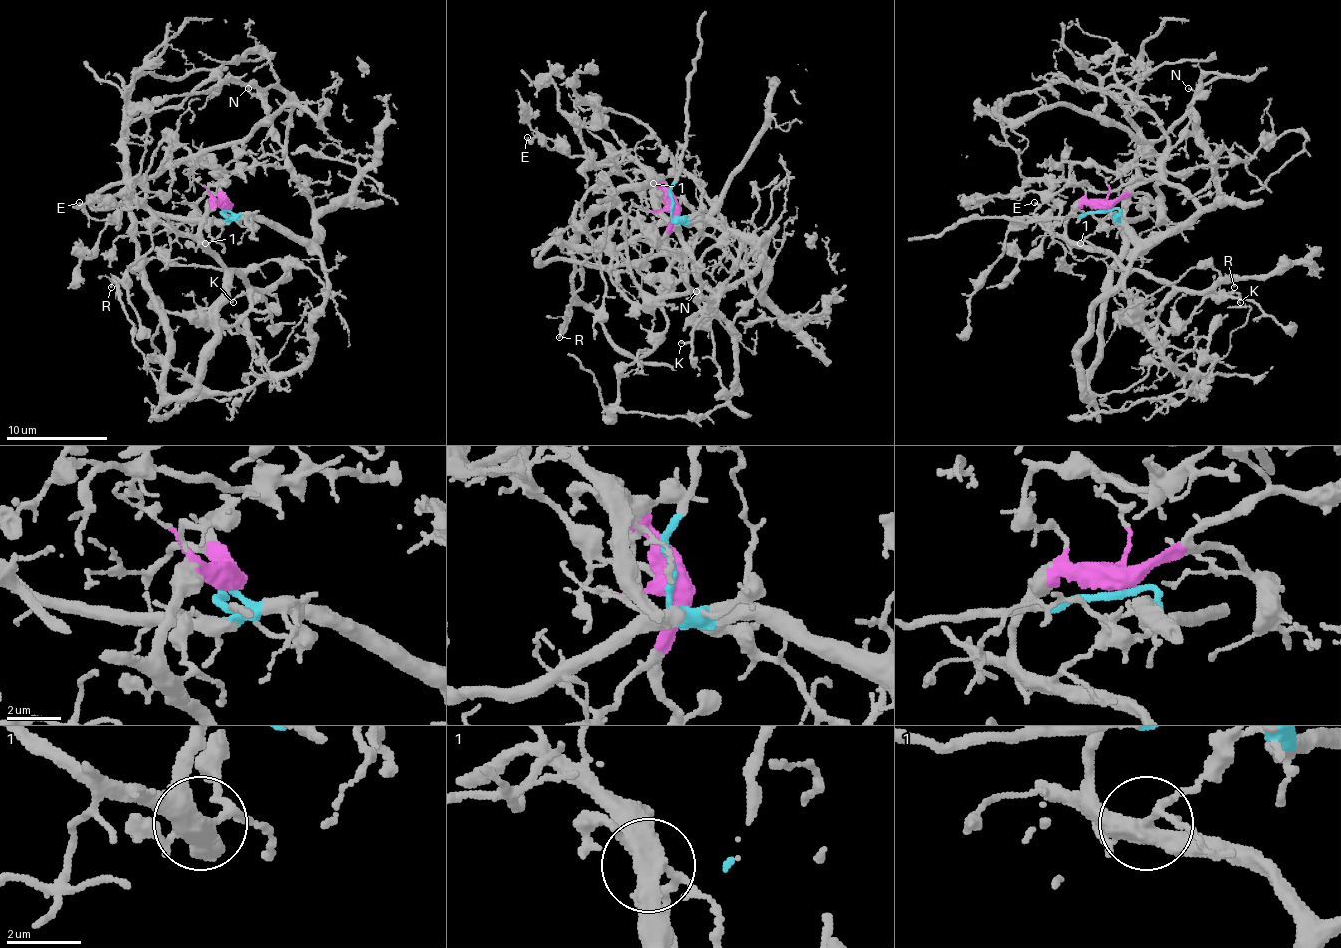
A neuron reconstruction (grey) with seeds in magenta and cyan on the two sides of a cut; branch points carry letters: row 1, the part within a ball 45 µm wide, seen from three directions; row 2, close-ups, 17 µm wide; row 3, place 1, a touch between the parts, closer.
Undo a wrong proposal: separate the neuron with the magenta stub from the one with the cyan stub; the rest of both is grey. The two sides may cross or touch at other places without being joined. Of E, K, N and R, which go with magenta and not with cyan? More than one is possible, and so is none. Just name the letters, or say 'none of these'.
E, K, R

